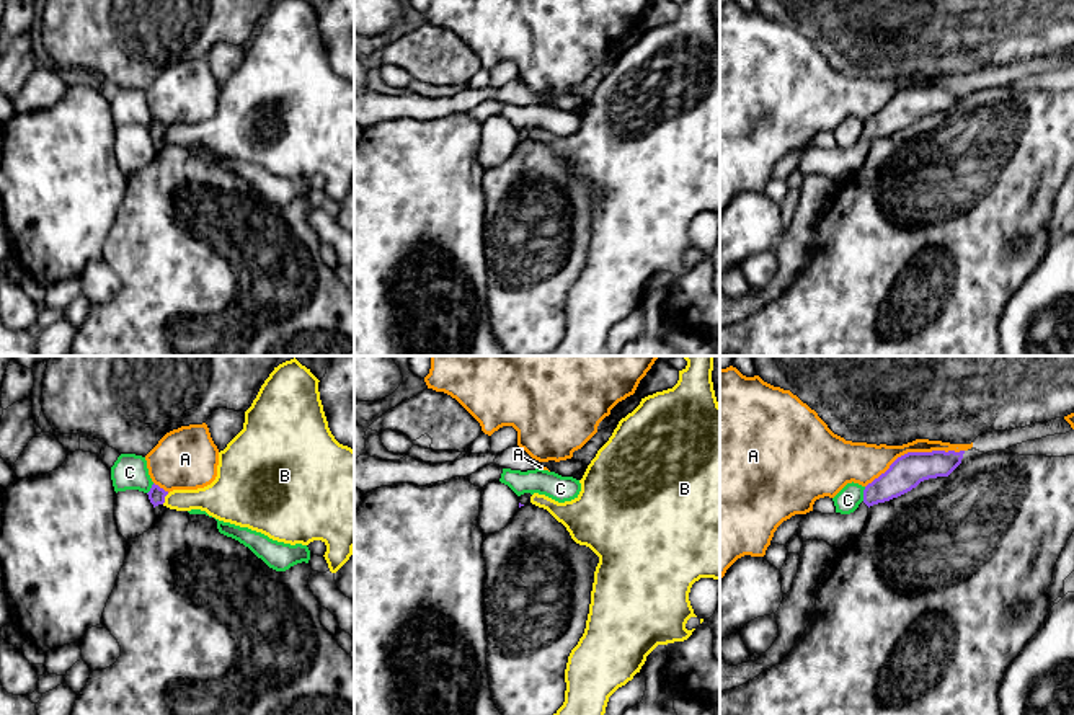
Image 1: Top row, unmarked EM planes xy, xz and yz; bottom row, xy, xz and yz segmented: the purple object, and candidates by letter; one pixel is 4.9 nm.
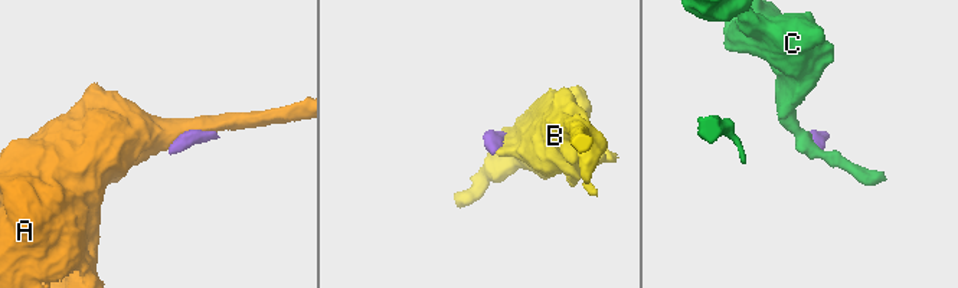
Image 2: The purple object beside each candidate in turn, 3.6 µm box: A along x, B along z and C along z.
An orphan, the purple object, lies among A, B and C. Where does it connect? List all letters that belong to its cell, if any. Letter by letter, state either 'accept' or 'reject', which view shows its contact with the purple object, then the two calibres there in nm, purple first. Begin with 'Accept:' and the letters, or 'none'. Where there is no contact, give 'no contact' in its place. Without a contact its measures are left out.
Accept: none
A: reject | yz | 170/190 nm
B: reject | xy | 80/150 nm
C: reject | yz | 170/120 nm

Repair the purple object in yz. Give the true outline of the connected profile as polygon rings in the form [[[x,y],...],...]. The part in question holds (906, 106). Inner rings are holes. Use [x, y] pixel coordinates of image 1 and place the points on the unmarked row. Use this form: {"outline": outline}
{"outline": [[[965,85],[908,87],[865,121],[863,135],[854,147],[810,145],[803,150],[797,170],[803,176],[824,175],[836,184],[845,183],[862,168],[870,140],[898,132],[924,114],[948,111],[961,98],[963,88]]]}

